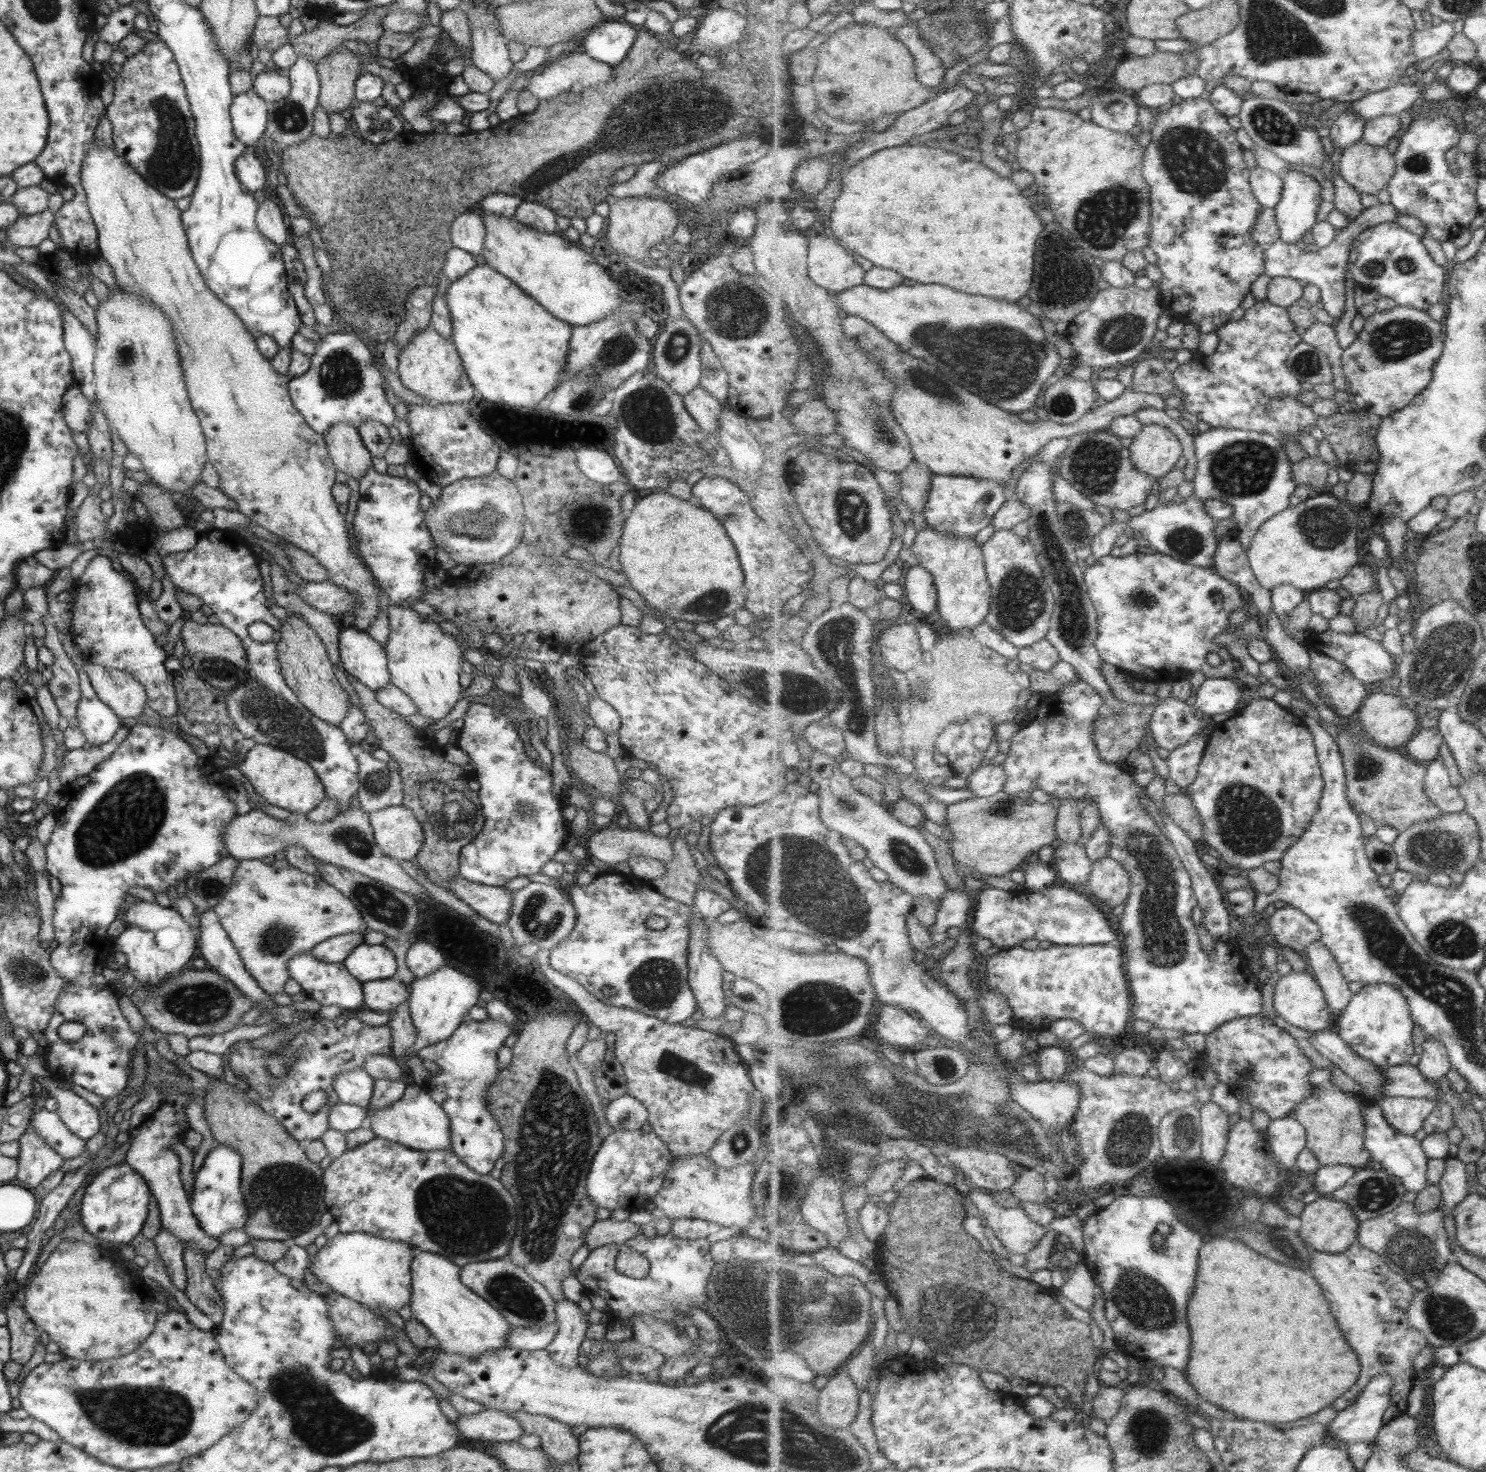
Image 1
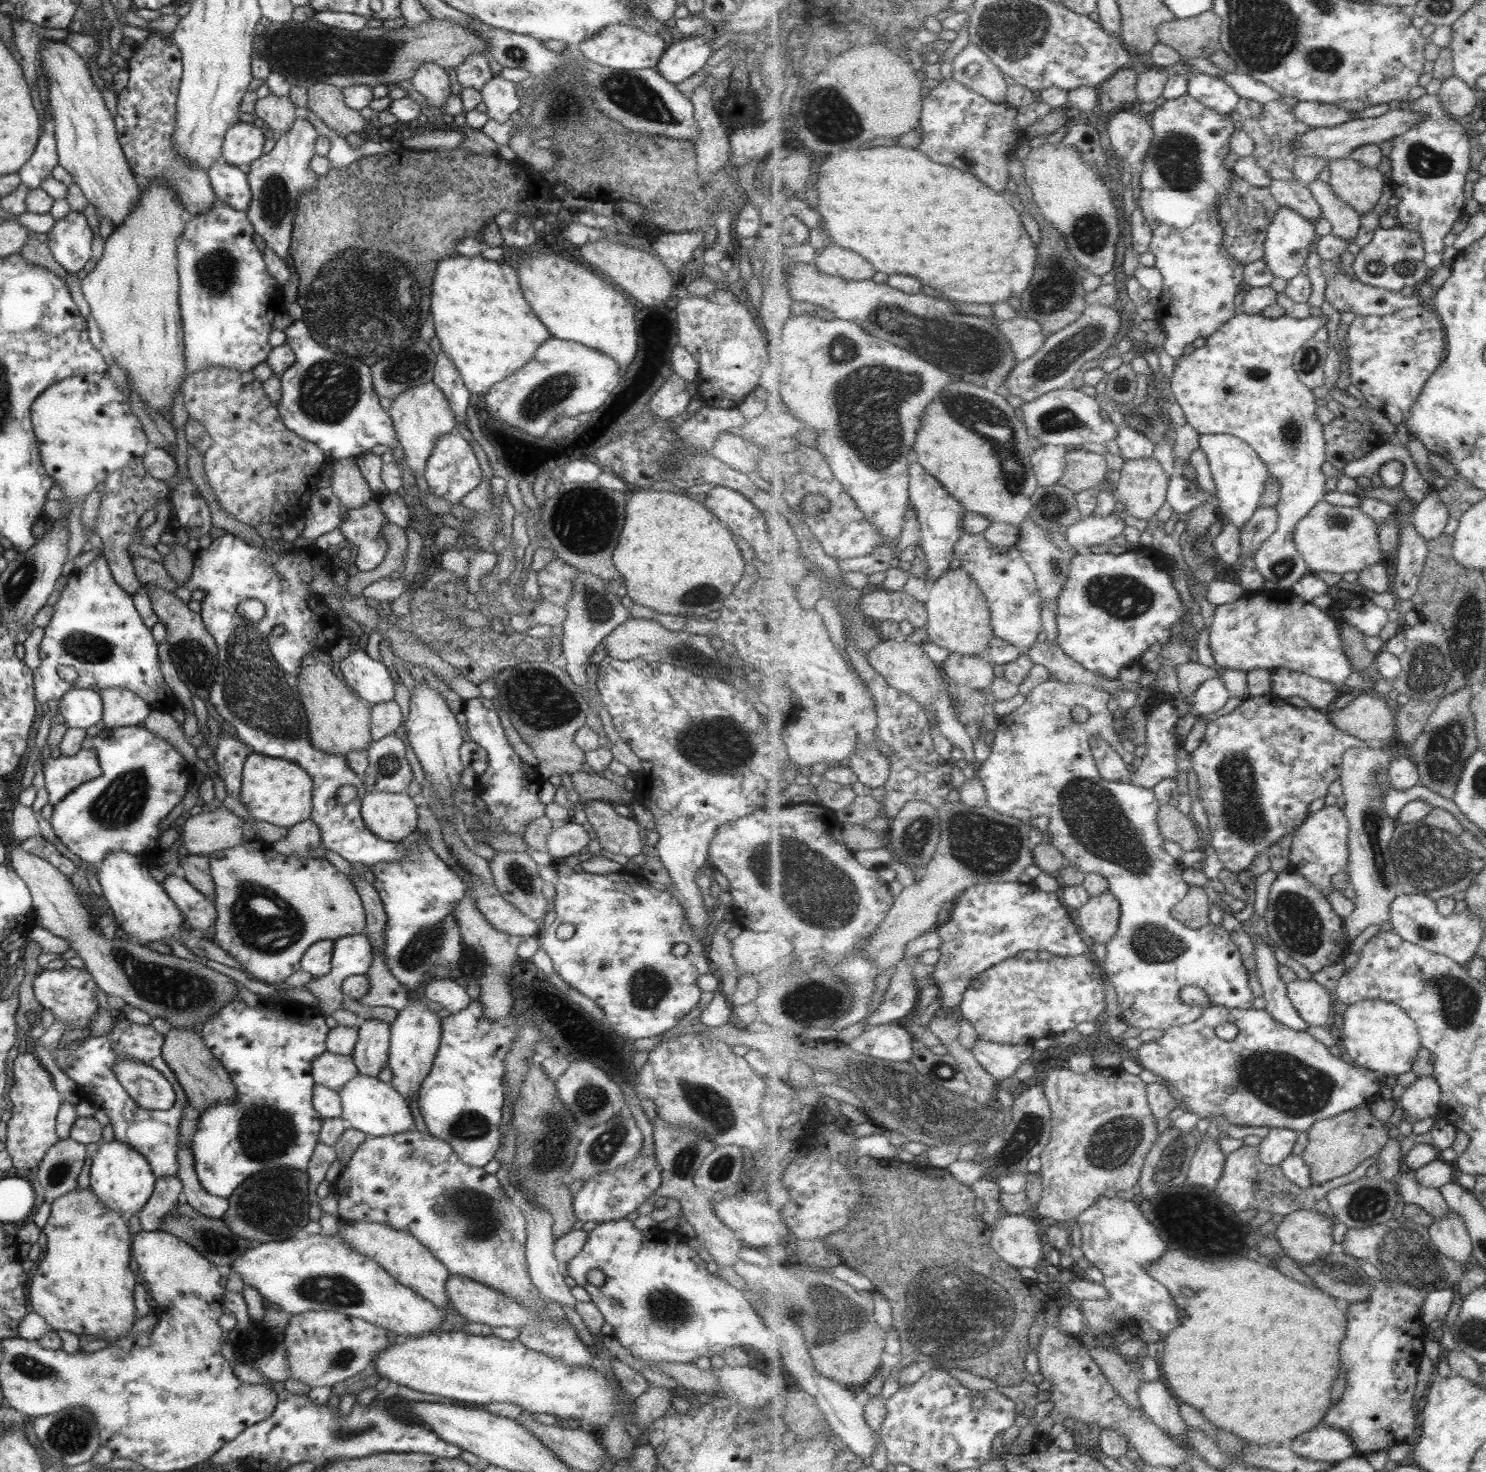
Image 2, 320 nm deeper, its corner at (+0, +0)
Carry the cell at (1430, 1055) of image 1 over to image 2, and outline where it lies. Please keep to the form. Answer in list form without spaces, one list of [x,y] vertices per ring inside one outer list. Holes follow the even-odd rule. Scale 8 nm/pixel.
[[[1434,1075],[1420,1076],[1406,1088],[1399,1101],[1404,1114],[1412,1123],[1416,1123],[1418,1120],[1431,1118],[1439,1112],[1441,1097],[1441,1085]]]

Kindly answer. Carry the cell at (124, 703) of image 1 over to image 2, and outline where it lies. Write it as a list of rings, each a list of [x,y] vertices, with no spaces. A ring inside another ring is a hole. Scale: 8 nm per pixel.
[[[121,687],[98,689],[102,700],[101,722],[107,728],[137,726],[151,708],[136,694]]]

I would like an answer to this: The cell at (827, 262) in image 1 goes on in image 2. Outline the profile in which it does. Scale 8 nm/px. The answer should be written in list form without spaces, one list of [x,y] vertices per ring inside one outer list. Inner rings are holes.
[[[835,244],[819,252],[815,263],[821,272],[845,280],[869,280],[876,275],[876,268],[860,253]]]

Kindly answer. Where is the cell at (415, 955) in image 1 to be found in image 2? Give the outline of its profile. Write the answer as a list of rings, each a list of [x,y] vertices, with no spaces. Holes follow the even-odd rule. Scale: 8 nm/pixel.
[[[433,978],[423,990],[425,999],[435,1002],[443,1007],[442,1010],[455,1014],[467,1007],[470,1002],[466,989],[458,986],[453,979]]]

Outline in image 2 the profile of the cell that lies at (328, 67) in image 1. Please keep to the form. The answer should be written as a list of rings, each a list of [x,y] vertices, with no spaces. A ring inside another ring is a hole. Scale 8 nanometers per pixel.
[[[317,82],[306,88],[306,107],[337,136],[345,139],[350,134],[359,134],[366,119],[357,111],[345,106],[343,92],[326,82]]]

